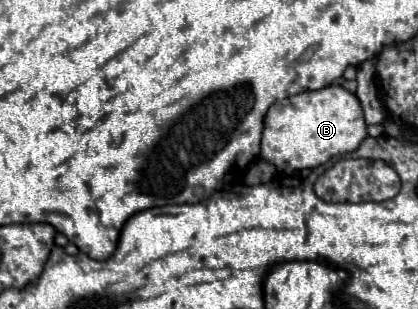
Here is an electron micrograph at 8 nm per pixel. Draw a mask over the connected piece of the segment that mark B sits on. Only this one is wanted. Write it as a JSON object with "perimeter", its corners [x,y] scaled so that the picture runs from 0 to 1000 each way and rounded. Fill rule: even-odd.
{"perimeter":[[[785,275],[761,294],[718,294],[646,340],[632,379],[622,508],[670,560],[684,560],[689,528],[689,566],[699,566],[718,547],[751,547],[799,502],[847,489],[876,437],[876,392],[852,307],[813,275]]]}

